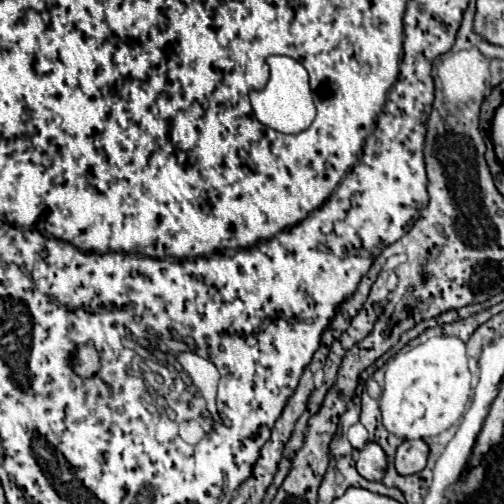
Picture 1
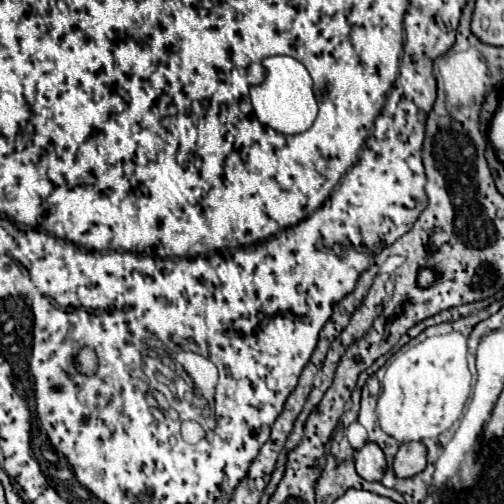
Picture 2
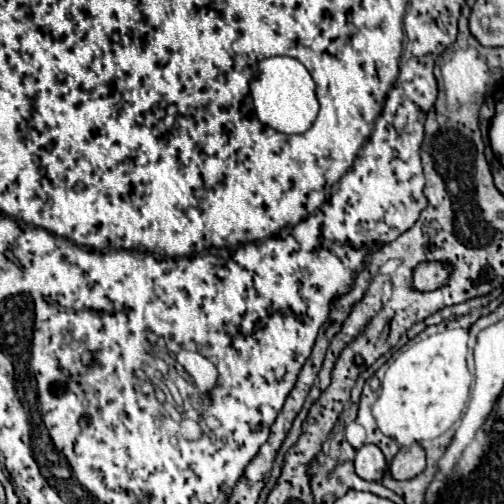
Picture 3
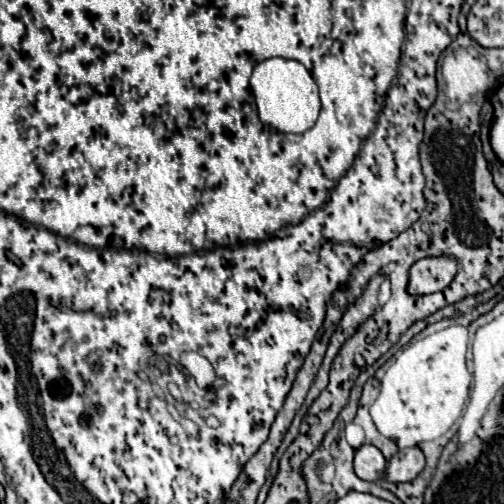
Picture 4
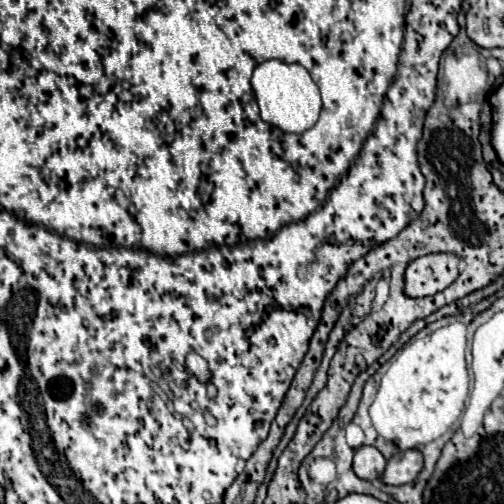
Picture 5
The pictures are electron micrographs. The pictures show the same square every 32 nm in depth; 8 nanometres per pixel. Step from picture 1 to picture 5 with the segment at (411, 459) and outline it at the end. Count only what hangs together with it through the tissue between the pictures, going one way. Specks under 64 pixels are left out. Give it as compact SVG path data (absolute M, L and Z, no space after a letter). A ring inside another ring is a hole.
M418 450L396 452L388 460L386 470L384 470L380 480L384 484L390 484L390 486L402 486L402 484L412 482L418 476L418 472L422 470L422 466L424 466L424 460L422 460L422 454Z

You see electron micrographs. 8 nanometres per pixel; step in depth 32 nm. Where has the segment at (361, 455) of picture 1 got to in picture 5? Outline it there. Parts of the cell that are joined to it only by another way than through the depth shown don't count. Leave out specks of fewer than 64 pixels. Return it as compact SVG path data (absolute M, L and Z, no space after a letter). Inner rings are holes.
M362 446L354 452L354 474L362 480L376 480L382 476L386 466L384 456L372 448L372 446Z

